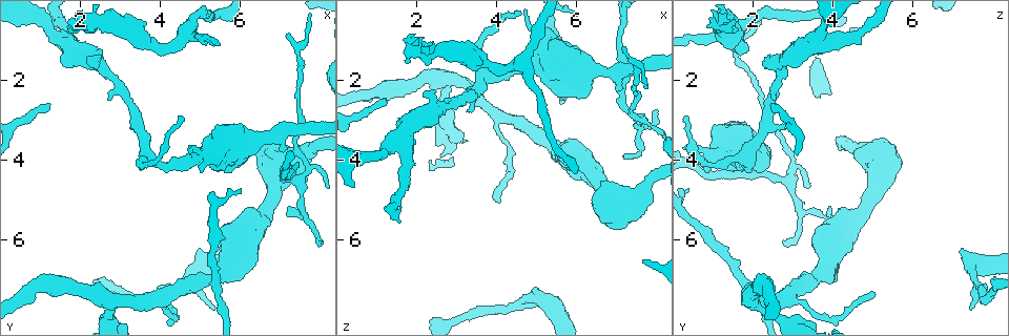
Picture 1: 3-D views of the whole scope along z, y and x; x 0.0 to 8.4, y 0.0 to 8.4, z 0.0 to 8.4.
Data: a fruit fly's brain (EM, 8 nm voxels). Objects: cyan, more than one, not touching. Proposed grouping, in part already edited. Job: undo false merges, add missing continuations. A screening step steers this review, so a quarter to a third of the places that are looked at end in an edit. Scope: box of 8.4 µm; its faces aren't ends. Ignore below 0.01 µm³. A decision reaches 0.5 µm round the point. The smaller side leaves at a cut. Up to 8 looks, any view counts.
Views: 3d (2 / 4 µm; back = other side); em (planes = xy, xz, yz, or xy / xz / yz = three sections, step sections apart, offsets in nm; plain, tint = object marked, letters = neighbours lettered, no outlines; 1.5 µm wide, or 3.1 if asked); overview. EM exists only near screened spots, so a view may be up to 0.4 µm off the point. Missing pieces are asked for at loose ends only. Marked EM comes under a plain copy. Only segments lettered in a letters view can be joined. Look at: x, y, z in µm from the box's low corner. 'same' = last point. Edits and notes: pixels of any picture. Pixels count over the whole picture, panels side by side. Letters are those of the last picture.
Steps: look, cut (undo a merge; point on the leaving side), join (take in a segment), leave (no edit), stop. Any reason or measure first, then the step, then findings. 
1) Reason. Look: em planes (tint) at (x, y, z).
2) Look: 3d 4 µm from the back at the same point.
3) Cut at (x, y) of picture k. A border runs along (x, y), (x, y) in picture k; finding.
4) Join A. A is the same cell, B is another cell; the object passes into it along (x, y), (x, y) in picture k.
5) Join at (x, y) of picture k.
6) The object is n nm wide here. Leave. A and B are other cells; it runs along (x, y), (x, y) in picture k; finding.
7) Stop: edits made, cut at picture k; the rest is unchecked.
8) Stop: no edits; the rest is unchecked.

Look: 3d 2 µm at (7.40, 1.15, 1.50).

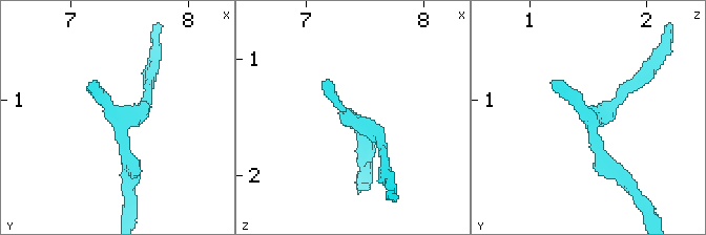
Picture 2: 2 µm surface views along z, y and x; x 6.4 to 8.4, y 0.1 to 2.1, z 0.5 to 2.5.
Now the EM. Look: em xz step 4 (tint) at (7.46, 1.18, 1.56).

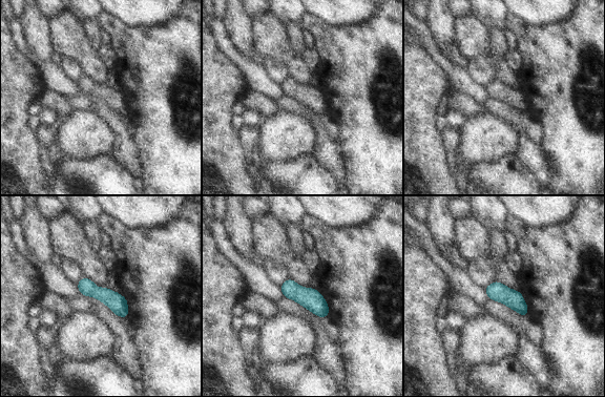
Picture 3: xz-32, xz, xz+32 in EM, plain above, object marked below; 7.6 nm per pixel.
Look: em planes (letters) at the same point.

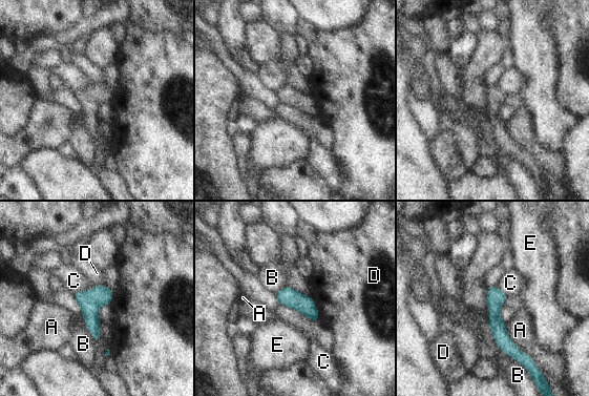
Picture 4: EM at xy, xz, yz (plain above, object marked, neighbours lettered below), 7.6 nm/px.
The object is 130 nm wide here. Leave. A, B, C, D and E are other cells; a border runs along (95, 286), (87, 291), (72, 293) in picture 4; one neuron here.

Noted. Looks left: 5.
Free end. Look: em xz step 4 (letters) at (1.75, 0.55, 1.55).

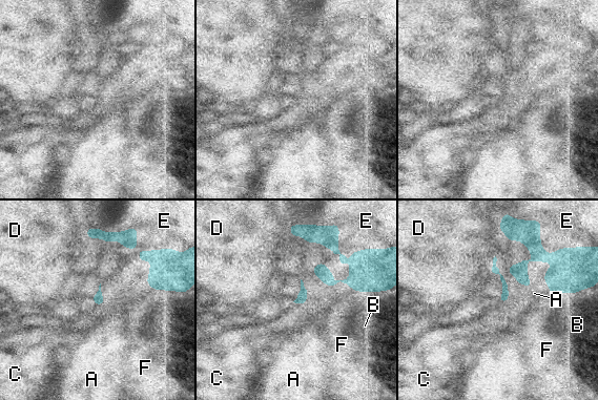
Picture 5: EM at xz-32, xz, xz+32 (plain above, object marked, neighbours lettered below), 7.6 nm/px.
Join C. C is the same cell, A, B, D, E and F are other cells; the object passes into it along (98, 298), (97, 304), (90, 314) in picture 5; the neuron continues.

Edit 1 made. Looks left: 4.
Calibre changes. Look: em yz step 4 (tint) at (7.40, 4.50, 2.85).

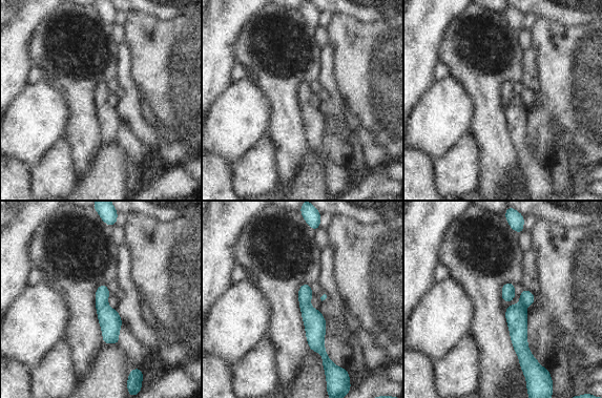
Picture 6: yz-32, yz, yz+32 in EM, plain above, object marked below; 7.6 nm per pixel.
Look: em planes (letters) at the same point.

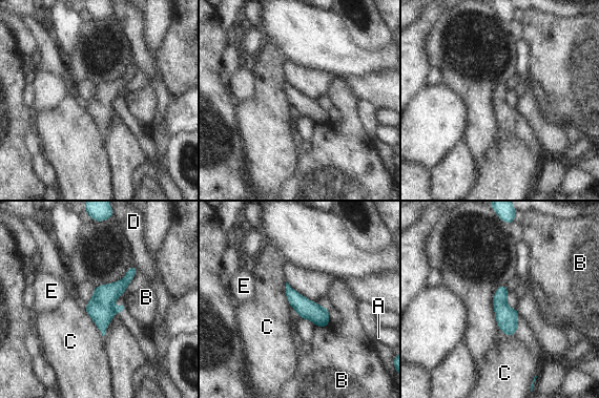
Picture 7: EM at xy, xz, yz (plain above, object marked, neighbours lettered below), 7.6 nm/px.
Leave. A, B, C, D and E are other cells; a border runs along (84, 310), (103, 338) in picture 7; all the same neuron.

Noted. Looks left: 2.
Stop: edits made, join at picture 5; the rest is unchecked.

